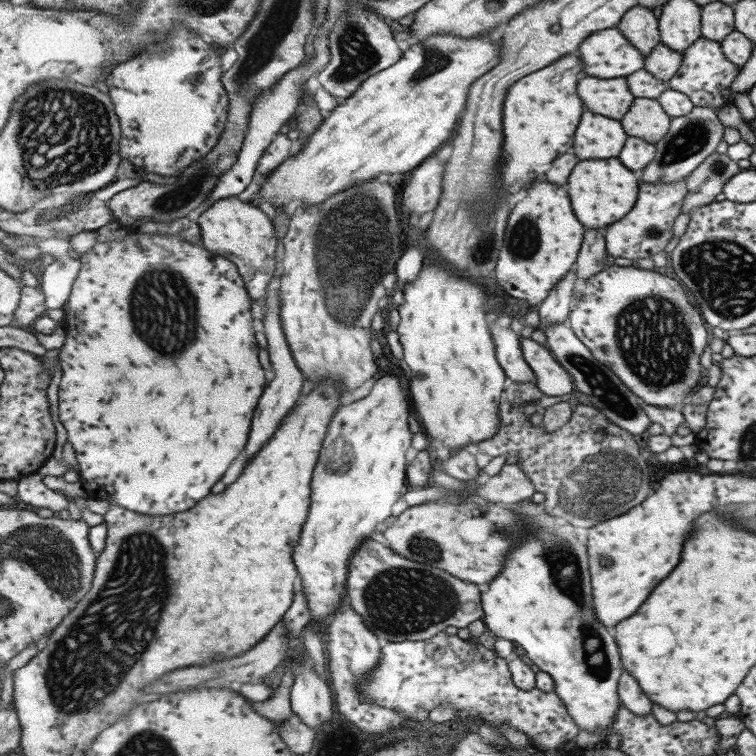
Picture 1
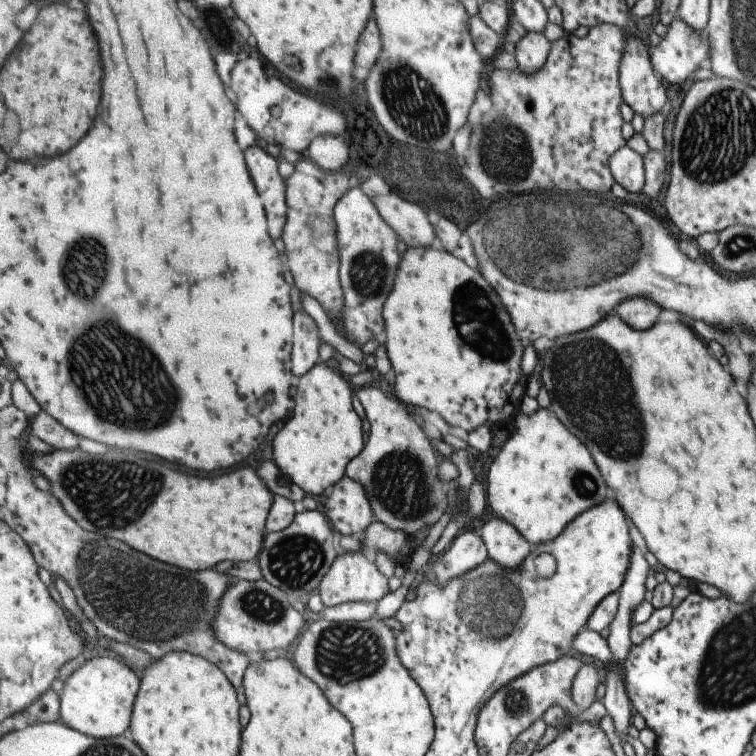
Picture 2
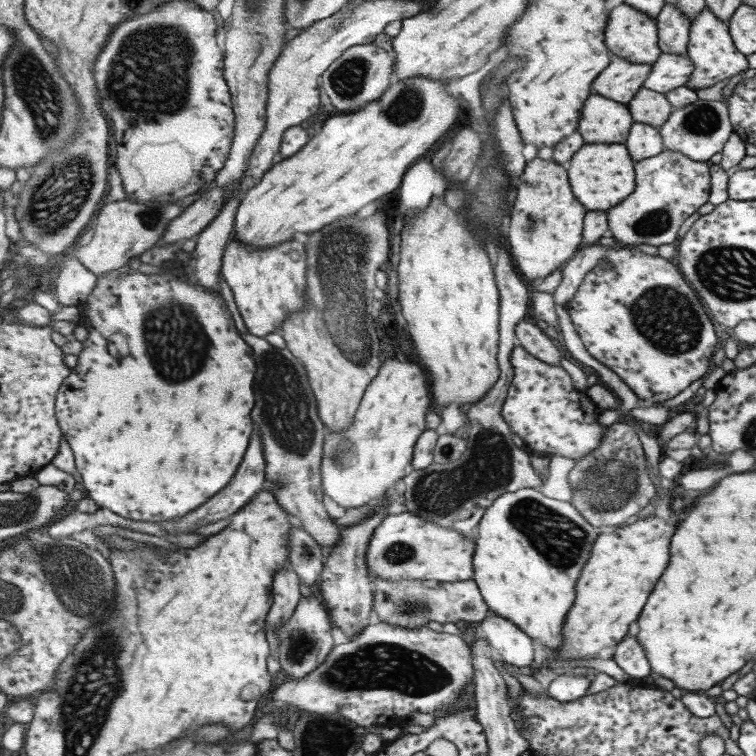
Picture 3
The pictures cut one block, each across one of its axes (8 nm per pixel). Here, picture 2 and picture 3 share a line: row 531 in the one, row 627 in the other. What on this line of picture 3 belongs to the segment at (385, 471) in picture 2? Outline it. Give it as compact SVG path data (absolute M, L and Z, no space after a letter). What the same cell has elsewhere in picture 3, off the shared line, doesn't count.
M372 577L372 582L375 584L374 611L380 622L389 622L391 626L403 626L415 630L427 626L429 622L439 622L441 625L447 622L481 623L491 614L492 608L485 602L480 586L473 579L461 582L439 582L421 579L390 581L381 577Z

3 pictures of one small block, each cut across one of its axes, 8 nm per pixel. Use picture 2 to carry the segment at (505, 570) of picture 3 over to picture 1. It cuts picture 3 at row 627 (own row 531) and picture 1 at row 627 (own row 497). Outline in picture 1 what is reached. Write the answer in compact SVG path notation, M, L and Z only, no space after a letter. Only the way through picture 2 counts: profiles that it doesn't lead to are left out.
M527 500L513 506L513 511L529 521L532 536L527 536L527 540L507 556L503 572L488 583L486 592L481 593L483 622L496 637L520 645L539 670L548 672L553 677L557 684L555 692L565 702L580 730L603 735L603 730L609 730L615 724L617 712L621 708L622 700L618 689L625 668L616 637L611 635L611 629L607 625L599 621L595 611L587 548L577 540L573 524L555 524L555 518L547 512L547 508L539 511L537 503Z

